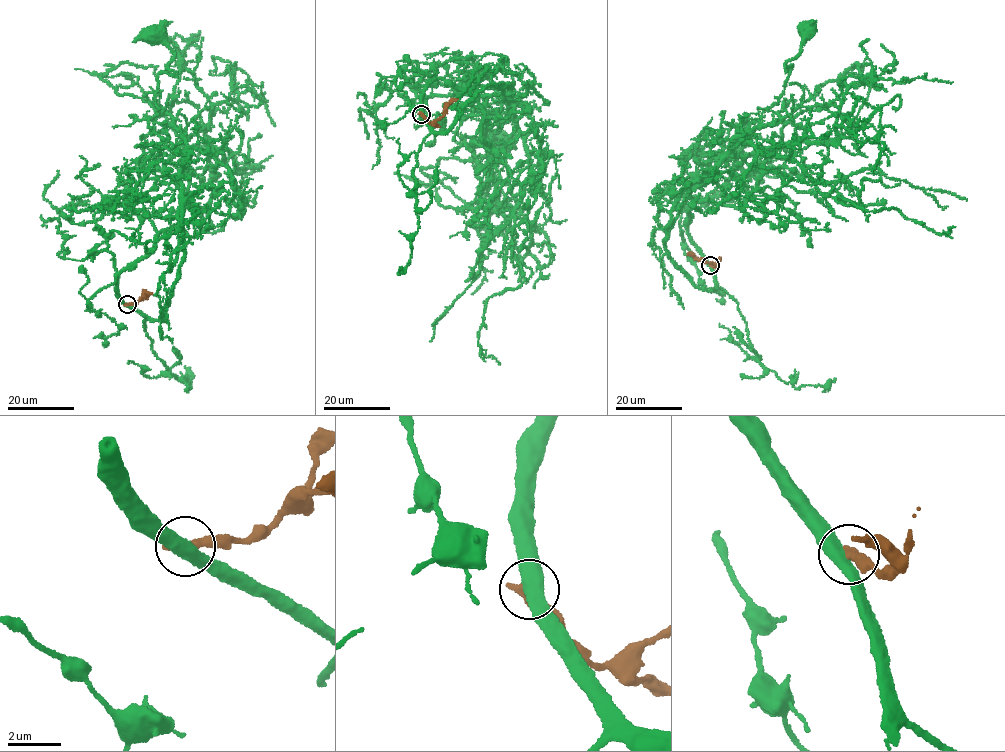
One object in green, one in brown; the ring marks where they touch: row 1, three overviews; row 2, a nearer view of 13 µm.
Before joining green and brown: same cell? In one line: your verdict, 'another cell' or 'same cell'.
another cell

